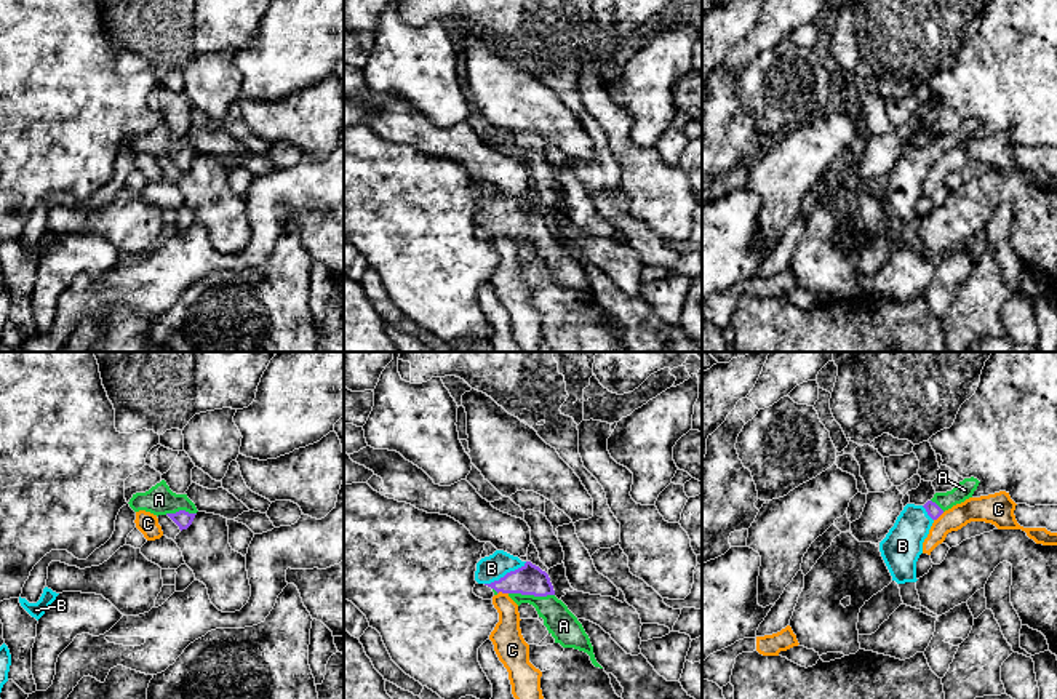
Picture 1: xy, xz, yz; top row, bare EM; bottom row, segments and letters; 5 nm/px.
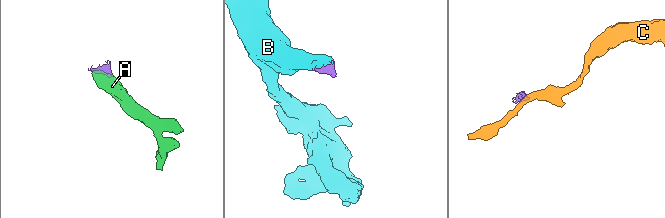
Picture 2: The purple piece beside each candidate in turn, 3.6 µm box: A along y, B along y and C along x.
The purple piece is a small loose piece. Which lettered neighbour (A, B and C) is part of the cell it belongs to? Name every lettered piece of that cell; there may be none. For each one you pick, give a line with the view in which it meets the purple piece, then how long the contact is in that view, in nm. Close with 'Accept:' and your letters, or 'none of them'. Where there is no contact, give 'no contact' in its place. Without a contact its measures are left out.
A: xz | 240 nm
B: xz | 240 nm
Accept: A, B

